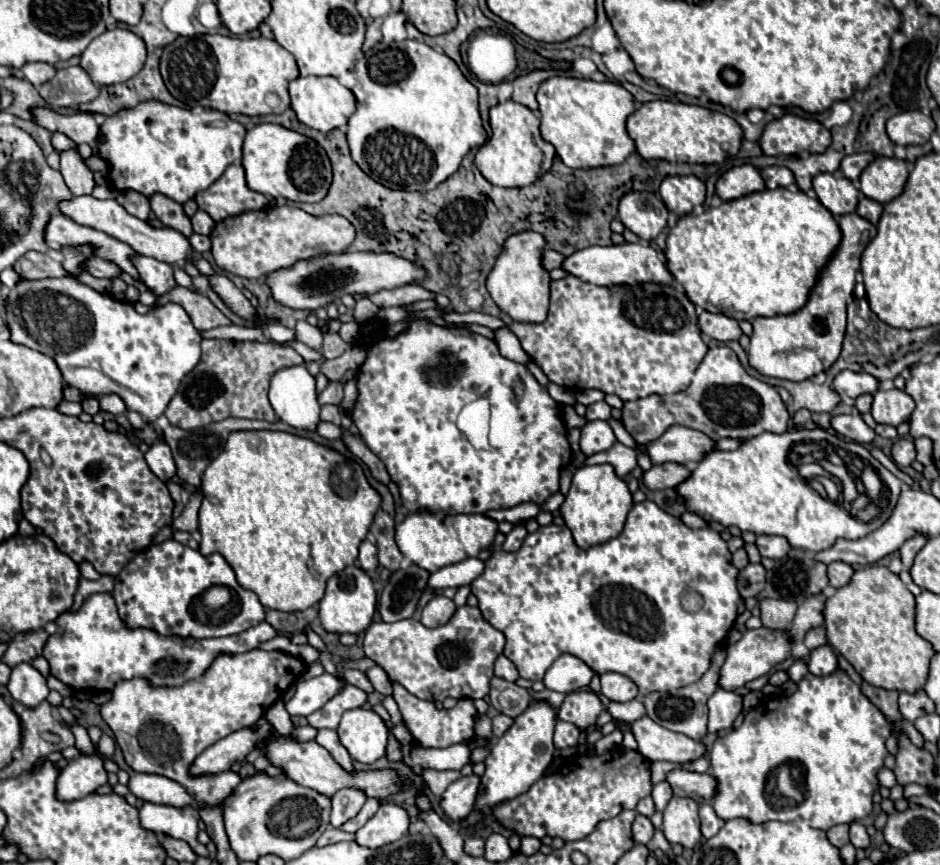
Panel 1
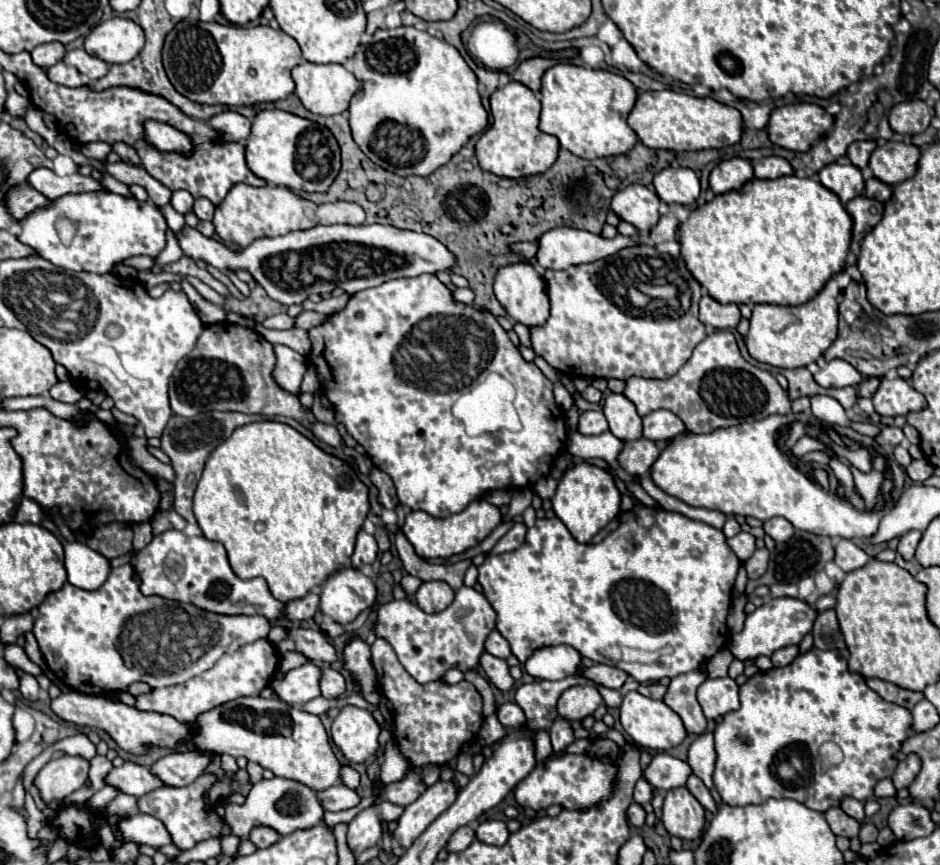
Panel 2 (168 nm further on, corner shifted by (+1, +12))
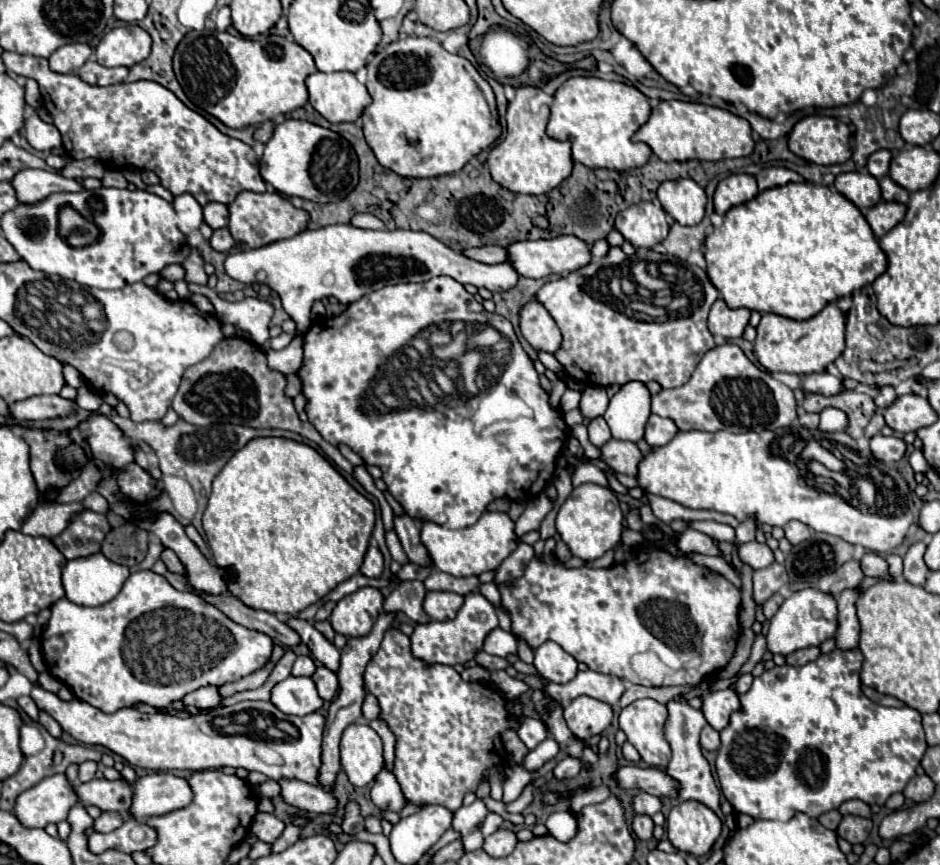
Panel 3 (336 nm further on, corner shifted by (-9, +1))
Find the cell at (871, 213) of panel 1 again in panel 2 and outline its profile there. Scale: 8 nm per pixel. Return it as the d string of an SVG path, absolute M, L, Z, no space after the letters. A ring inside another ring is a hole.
M869 178L865 182L865 196L869 196L869 198L875 198L879 202L887 202L891 194L893 194L893 188L877 178Z

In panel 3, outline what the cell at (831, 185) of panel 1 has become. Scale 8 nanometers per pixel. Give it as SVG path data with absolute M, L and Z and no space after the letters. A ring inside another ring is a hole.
M843 173L835 177L835 189L859 209L869 209L881 201L879 183L869 173Z

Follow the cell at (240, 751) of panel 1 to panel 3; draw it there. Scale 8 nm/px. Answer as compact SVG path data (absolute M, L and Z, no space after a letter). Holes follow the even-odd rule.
M151 773L135 781L135 799L131 813L135 819L149 815L163 815L187 807L193 791L187 779L171 773Z

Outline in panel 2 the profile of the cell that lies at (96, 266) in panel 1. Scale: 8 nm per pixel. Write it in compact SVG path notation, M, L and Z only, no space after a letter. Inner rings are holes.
M133 256L133 258L127 258L123 264L133 266L135 270L151 270L155 266L155 258L151 258L151 256Z

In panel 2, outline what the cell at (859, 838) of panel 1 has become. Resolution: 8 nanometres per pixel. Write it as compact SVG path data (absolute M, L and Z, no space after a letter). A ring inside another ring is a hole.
M845 798L845 800L841 800L841 804L839 804L849 816L853 816L855 820L859 820L859 822L863 822L863 818L865 818L865 812L863 812L863 802L859 802L859 800L853 800L853 798Z

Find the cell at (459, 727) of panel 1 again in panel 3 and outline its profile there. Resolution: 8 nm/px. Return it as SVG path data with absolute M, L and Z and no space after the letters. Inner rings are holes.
M387 629L379 651L373 655L365 671L367 693L379 699L381 719L387 721L395 733L395 767L393 775L401 787L401 793L407 803L423 805L443 805L451 811L457 811L463 805L467 791L475 791L477 785L487 779L487 769L491 765L503 765L505 749L501 743L501 733L507 727L517 729L519 721L505 711L505 699L491 689L487 683L465 683L461 675L447 665L423 667L419 659L411 659L409 637L399 629Z

